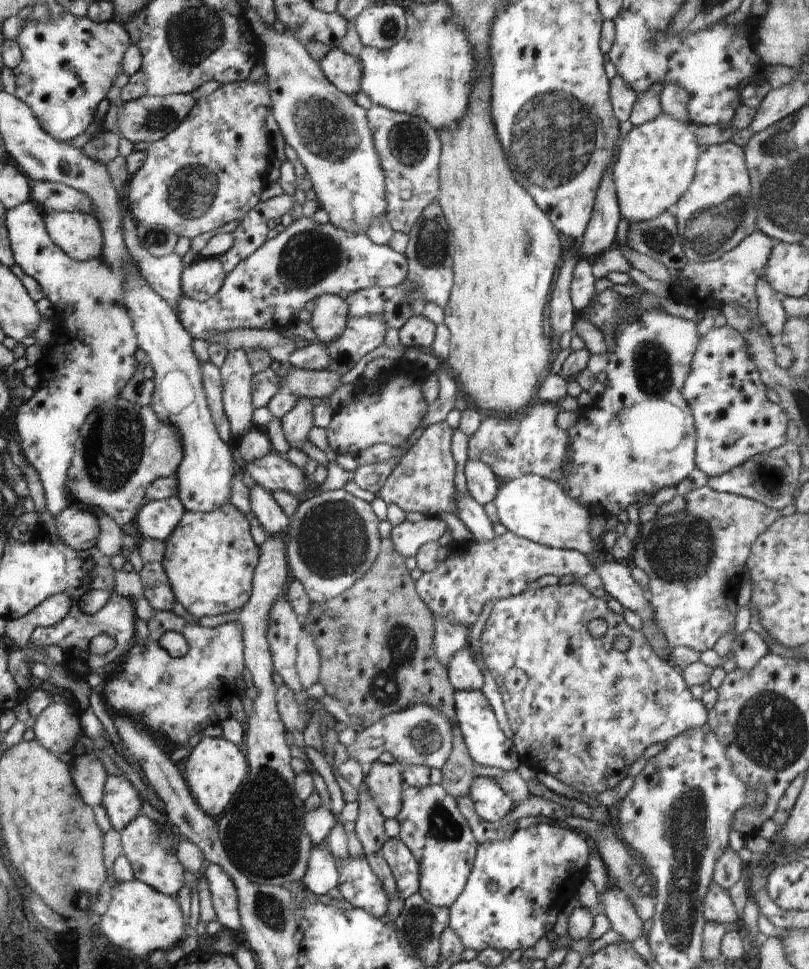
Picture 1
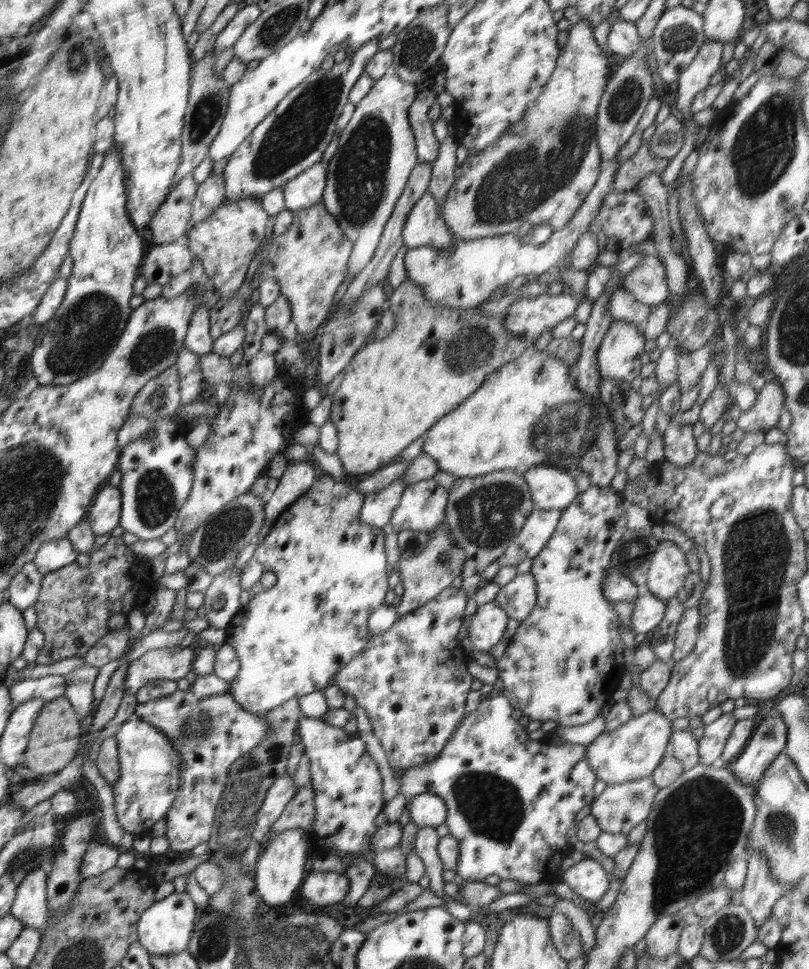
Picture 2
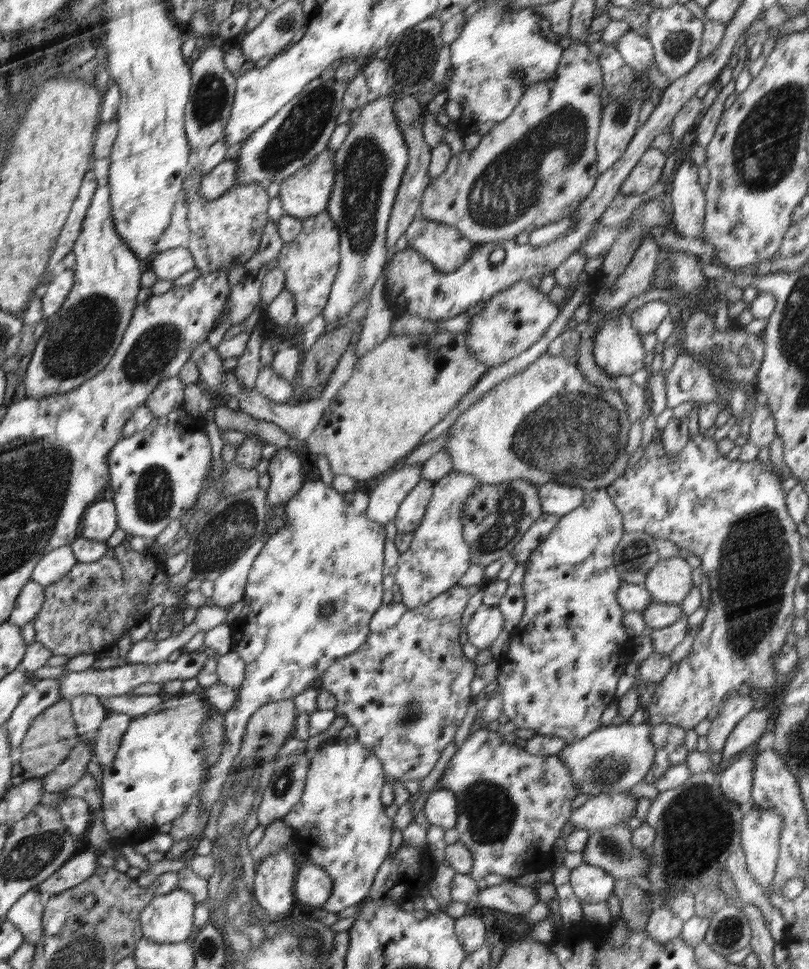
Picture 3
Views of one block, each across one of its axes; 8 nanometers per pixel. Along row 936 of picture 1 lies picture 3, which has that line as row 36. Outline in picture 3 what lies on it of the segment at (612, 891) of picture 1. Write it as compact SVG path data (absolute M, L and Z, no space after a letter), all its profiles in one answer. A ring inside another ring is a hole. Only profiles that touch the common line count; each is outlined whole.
M629 28L620 39L616 40L616 52L622 56L624 63L634 72L647 74L654 63L654 52L647 37L640 37Z

